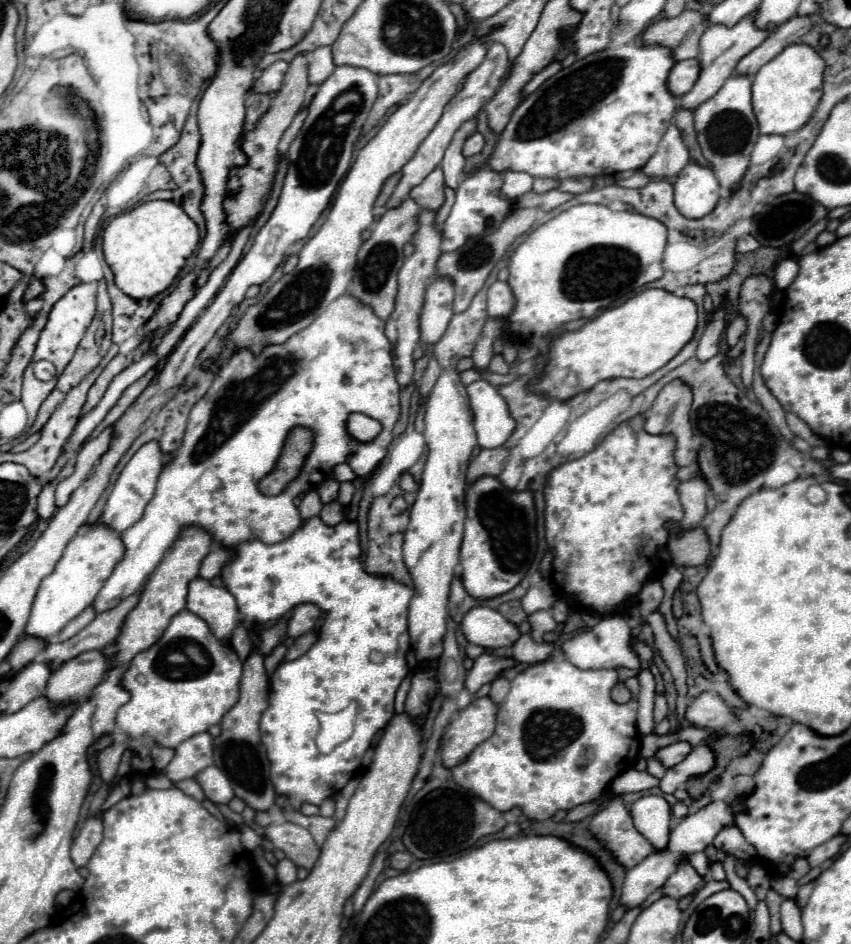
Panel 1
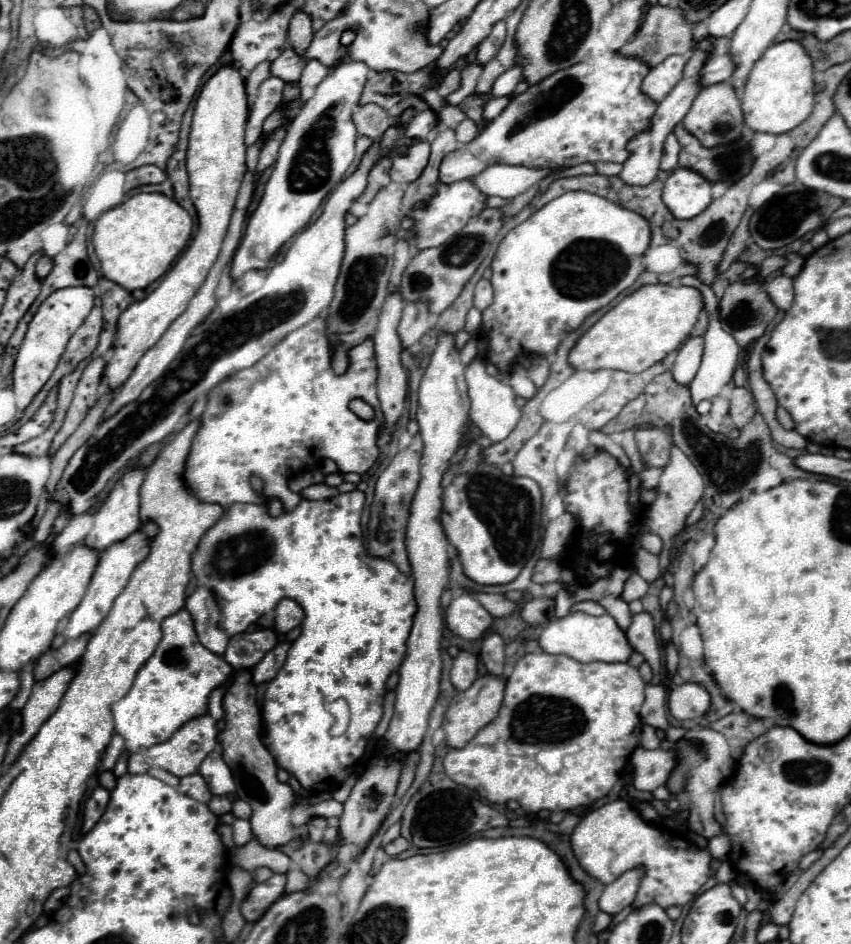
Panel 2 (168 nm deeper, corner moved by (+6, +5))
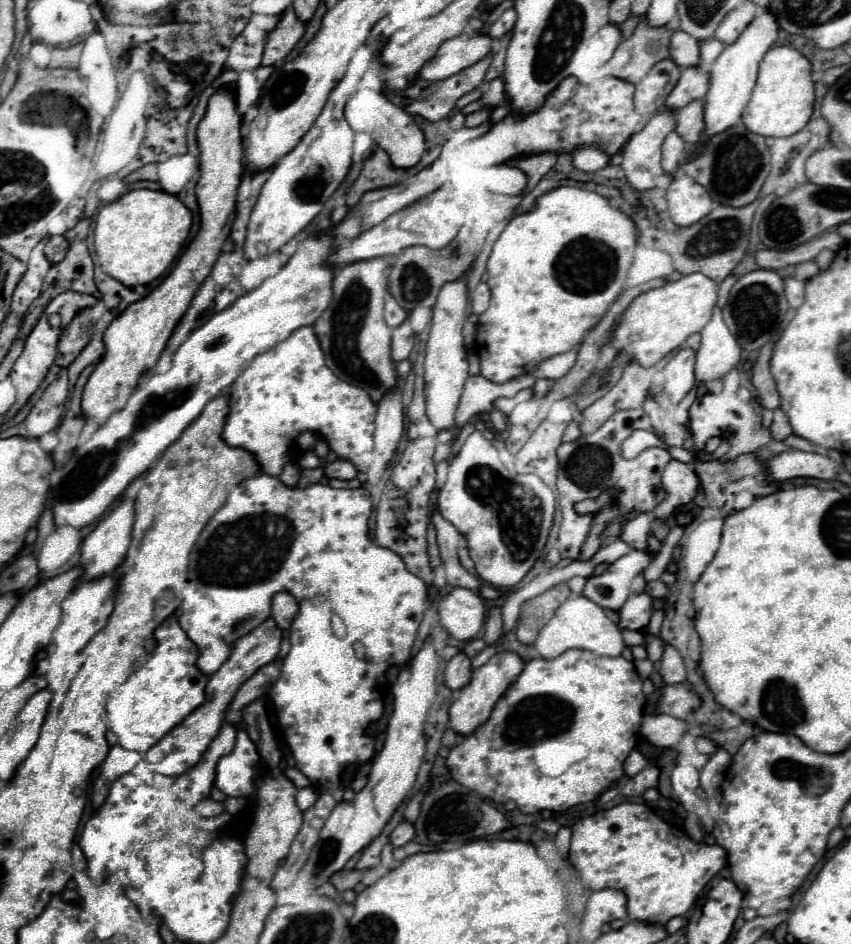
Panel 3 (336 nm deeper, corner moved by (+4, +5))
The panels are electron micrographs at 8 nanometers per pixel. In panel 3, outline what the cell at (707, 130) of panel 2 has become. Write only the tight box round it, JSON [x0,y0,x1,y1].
[676,101,704,145]

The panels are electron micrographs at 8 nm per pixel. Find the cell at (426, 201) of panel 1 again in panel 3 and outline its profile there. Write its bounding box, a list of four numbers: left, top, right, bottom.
[344,89,426,169]

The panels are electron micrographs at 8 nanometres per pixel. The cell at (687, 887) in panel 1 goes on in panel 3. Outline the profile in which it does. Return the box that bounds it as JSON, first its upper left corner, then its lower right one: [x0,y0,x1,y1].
[570,803,726,923]

